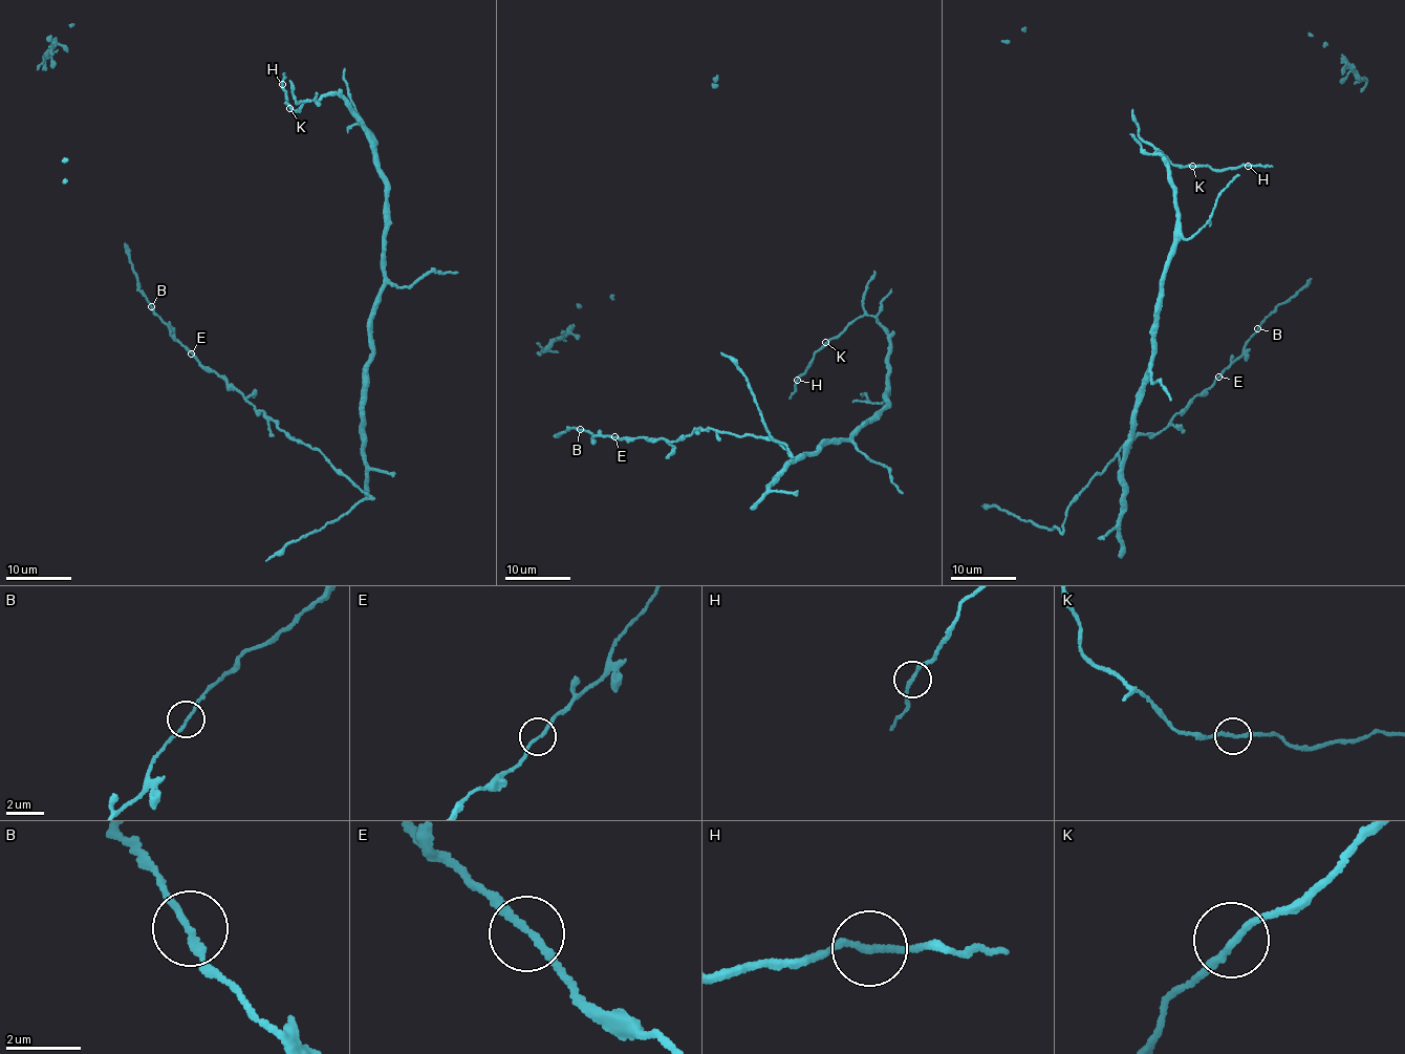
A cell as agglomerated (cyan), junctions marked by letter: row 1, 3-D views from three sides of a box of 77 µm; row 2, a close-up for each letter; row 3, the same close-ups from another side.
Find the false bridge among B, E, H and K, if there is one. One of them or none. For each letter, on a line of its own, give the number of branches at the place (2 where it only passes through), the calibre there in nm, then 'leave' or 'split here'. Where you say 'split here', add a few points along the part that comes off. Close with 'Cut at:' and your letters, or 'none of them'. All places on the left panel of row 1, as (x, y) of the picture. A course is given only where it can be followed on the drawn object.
B: 2 | 160 nm | leave
E: 2 | 160 nm | leave
H: 2 | 180 nm | leave
K: 2 | 180 nm | leave
Cut at: none of them

